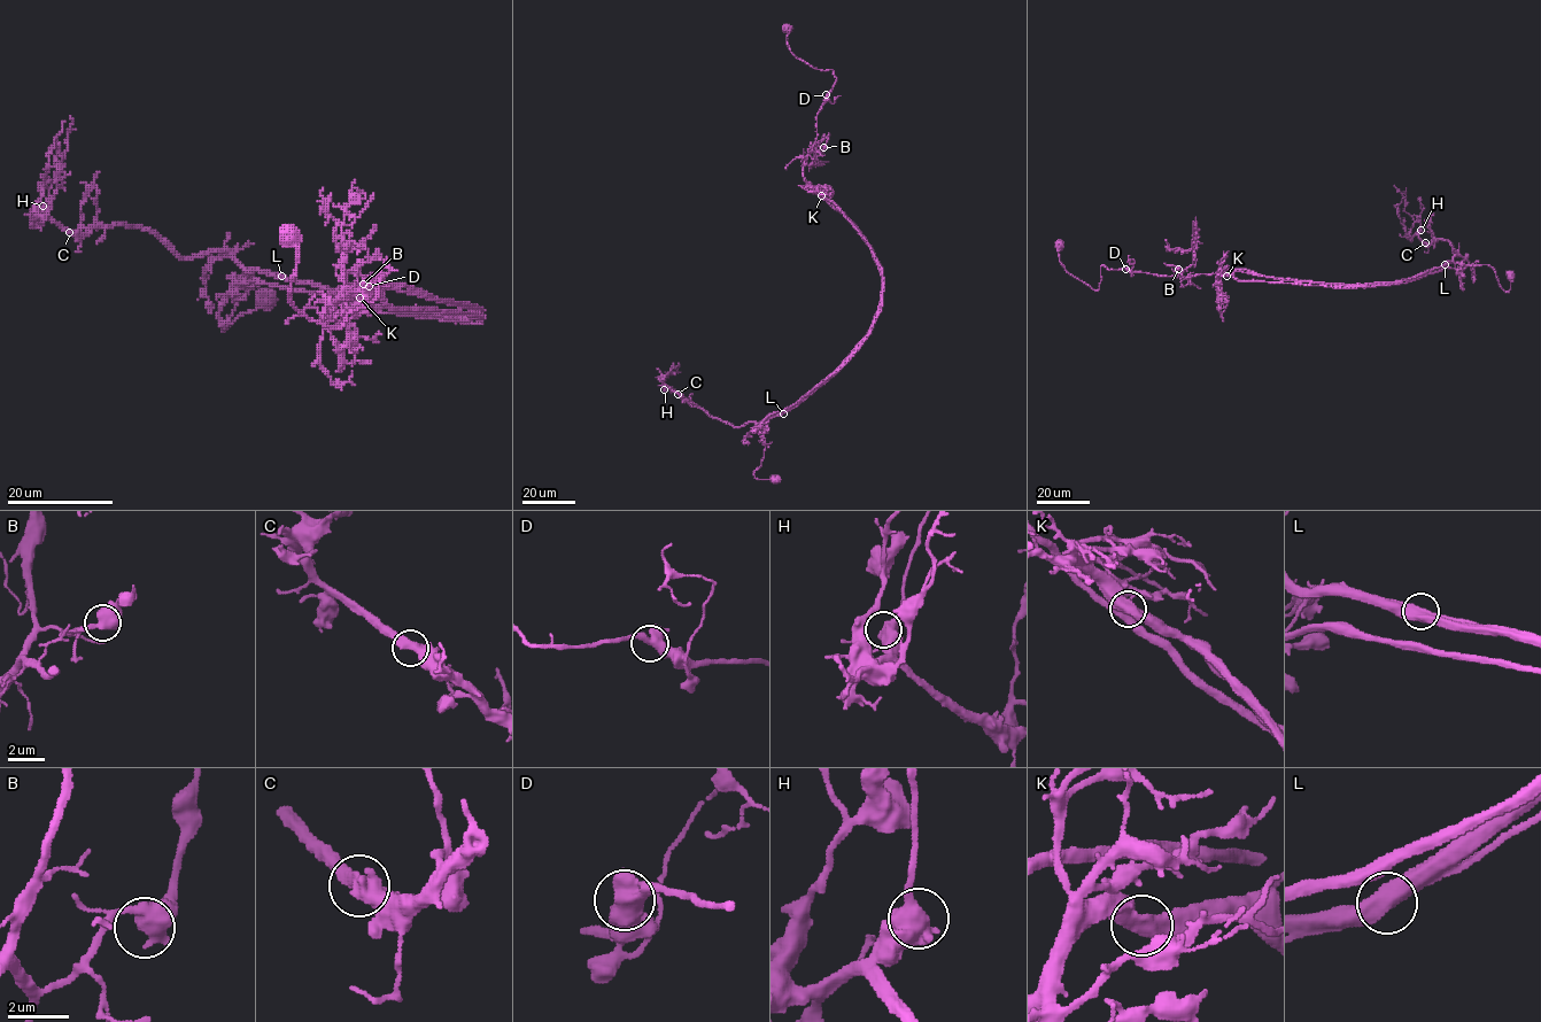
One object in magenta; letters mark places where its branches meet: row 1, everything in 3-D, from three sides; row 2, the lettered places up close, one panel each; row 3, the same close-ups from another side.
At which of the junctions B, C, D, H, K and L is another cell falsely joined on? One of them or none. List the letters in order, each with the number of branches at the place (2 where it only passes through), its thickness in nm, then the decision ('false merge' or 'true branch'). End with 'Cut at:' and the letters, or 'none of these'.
B: 2 branches meet; 550 nm thick; true branch
C: 2 branches meet; 500 nm thick; true branch
D: 2 branches meet; 550 nm thick; true branch
H: 2 branches meet; 600 nm thick; true branch
K: 2 branches meet; 550 nm thick; true branch
L: 2 branches meet; 550 nm thick; false merge
Cut at: L

